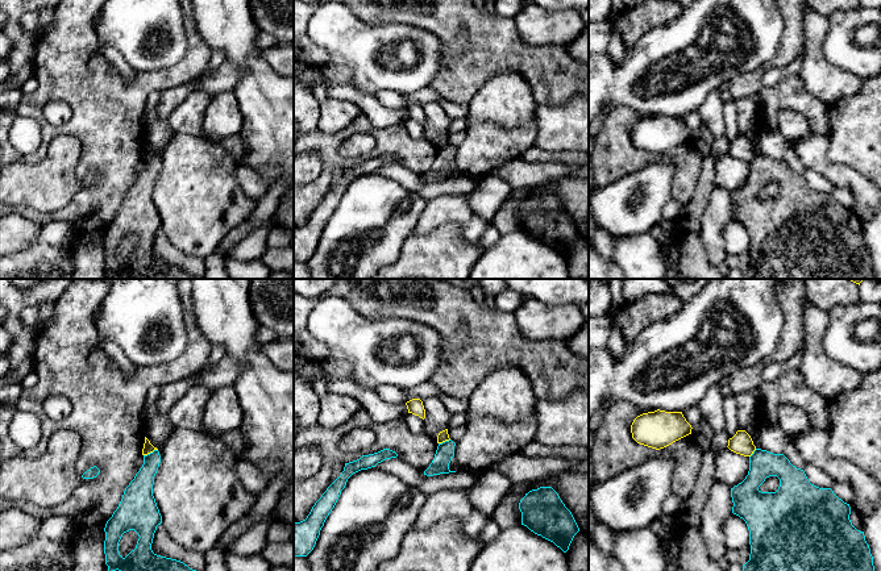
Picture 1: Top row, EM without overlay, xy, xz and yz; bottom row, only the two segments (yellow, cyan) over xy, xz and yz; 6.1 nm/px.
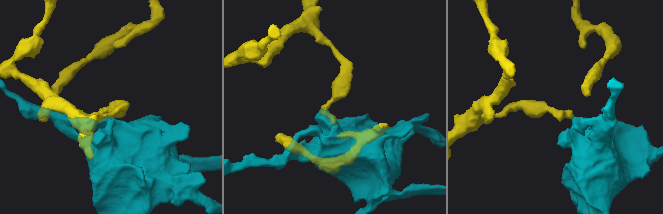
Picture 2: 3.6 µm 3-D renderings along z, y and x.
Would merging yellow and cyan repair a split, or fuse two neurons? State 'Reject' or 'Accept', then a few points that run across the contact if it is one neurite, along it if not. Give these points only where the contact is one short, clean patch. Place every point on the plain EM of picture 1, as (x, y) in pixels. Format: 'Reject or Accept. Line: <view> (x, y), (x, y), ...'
Reject. Line: xy (157, 154), (144, 161)

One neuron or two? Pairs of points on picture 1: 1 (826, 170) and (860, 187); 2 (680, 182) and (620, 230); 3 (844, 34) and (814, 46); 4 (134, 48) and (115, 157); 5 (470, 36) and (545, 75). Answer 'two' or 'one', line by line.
1: one
2: two
3: two
4: two
5: one

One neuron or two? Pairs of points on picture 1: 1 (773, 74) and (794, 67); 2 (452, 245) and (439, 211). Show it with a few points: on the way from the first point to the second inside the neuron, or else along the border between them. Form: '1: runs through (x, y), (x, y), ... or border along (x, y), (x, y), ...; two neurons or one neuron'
1: runs through (778, 74), (789, 70); one neuron
2: border along (414, 233), (458, 224), (470, 242); two neurons

